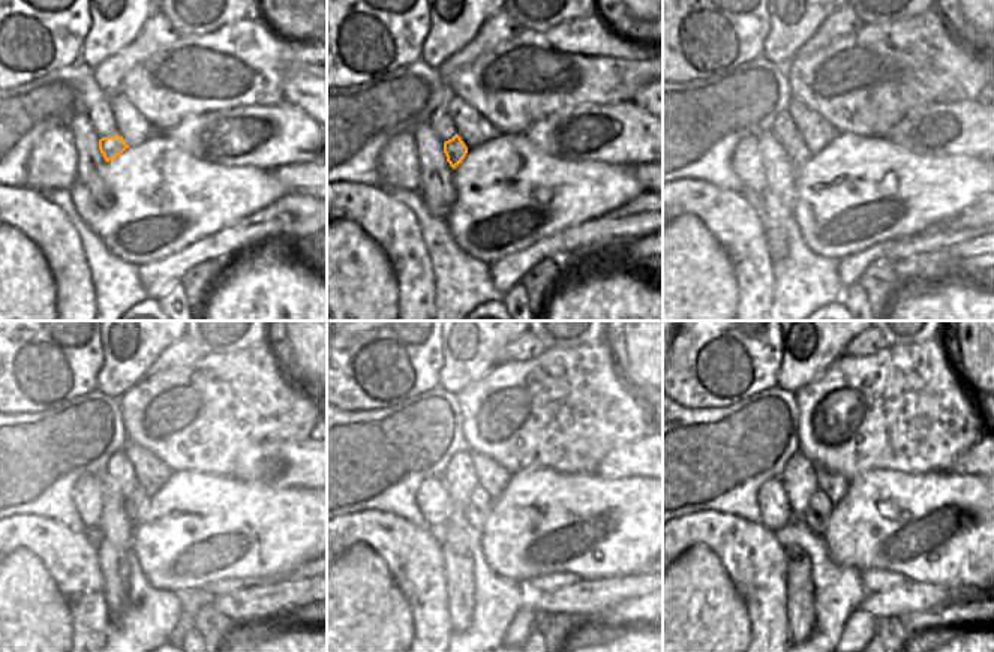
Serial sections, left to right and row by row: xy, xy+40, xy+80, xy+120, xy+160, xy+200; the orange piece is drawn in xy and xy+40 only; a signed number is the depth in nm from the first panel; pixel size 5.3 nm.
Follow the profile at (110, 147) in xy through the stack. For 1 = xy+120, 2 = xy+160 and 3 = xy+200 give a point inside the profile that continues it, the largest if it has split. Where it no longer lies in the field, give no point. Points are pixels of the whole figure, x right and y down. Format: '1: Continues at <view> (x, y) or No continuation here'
1: Continues at xy+120 (134, 502)
2: Continues at xy+160 (477, 510)
3: Continues at xy+200 (817, 513)

